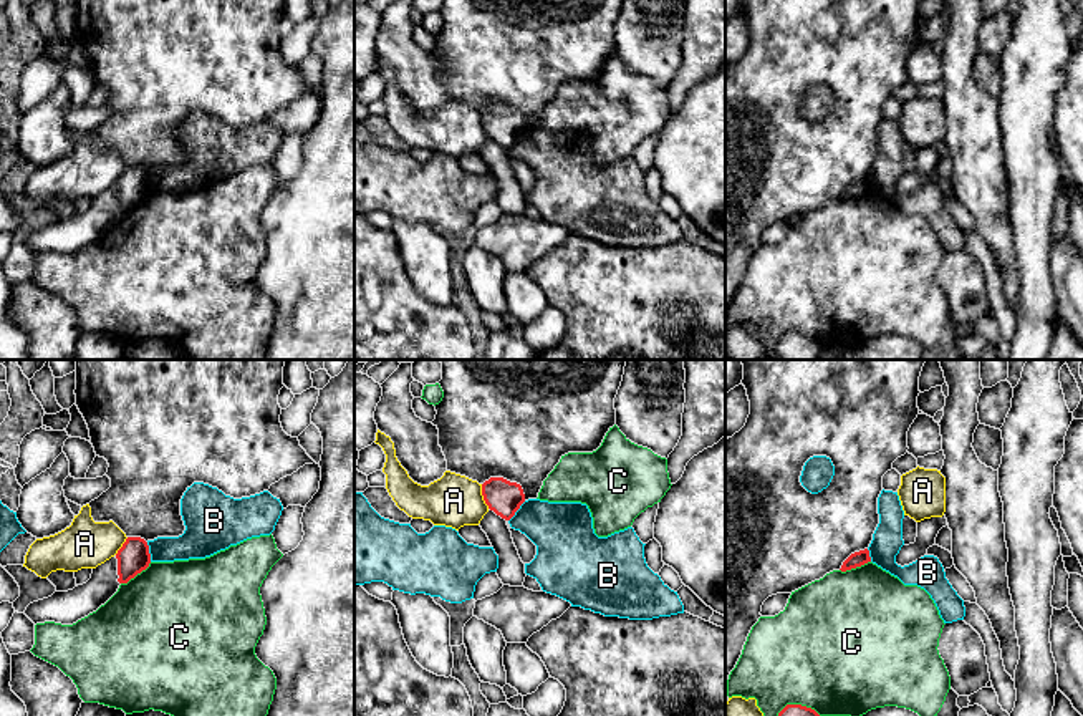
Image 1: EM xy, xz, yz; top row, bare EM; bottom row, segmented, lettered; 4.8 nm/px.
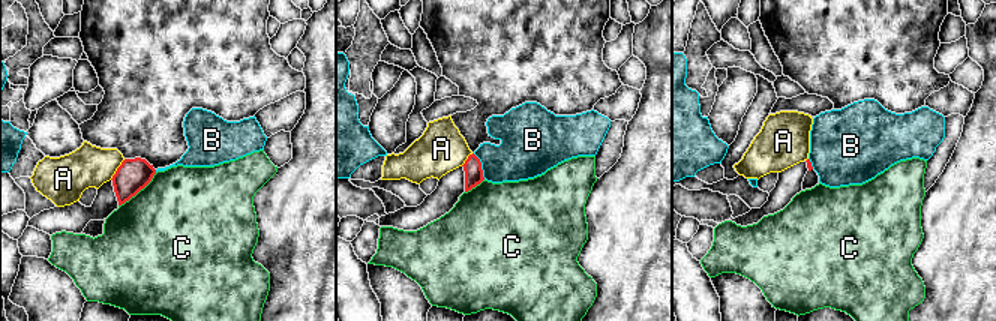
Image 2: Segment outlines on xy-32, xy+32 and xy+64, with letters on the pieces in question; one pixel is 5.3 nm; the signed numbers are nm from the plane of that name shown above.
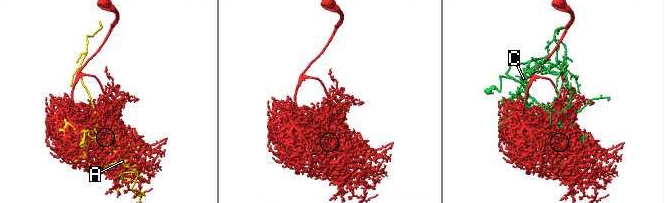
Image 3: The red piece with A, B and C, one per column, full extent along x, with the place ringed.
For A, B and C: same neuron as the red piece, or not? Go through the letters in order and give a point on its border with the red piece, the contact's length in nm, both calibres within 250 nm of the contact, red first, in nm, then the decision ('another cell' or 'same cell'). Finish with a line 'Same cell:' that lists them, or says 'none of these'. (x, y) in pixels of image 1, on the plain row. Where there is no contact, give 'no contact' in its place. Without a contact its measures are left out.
A: xz (482, 123) | 130 nm | 170/260 nm | another cell
B: xz (517, 138) | 130 nm | 170/280 nm | another cell
C: xy (136, 203) | 190 nm | 160/500 nm | another cell
Same cell: none of these

